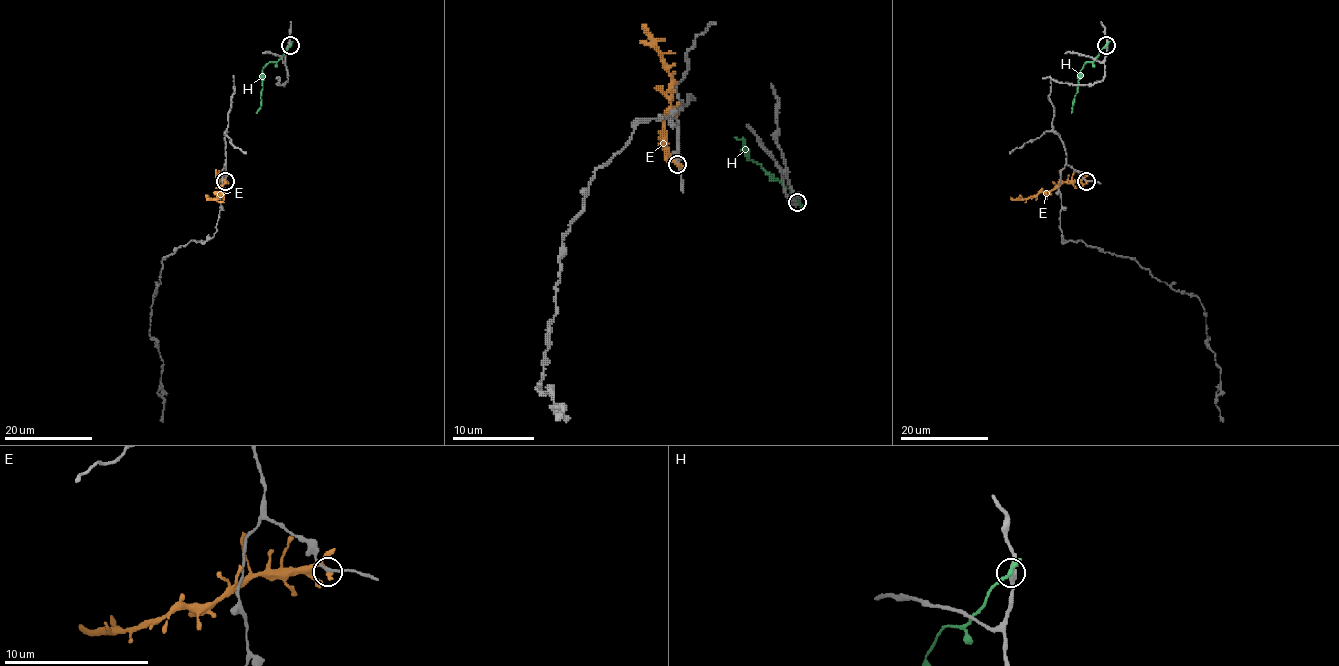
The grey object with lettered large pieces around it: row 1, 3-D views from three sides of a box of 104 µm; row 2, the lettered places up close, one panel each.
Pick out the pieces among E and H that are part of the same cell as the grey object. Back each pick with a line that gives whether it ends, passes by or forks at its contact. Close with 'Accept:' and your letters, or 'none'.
Accept: none

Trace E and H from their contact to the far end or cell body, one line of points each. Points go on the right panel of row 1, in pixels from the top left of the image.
E: (1085, 181), (1060, 182), (1052, 189), (1022, 199), (1010, 197)
H: (1106, 46), (1081, 69), (1071, 113)

